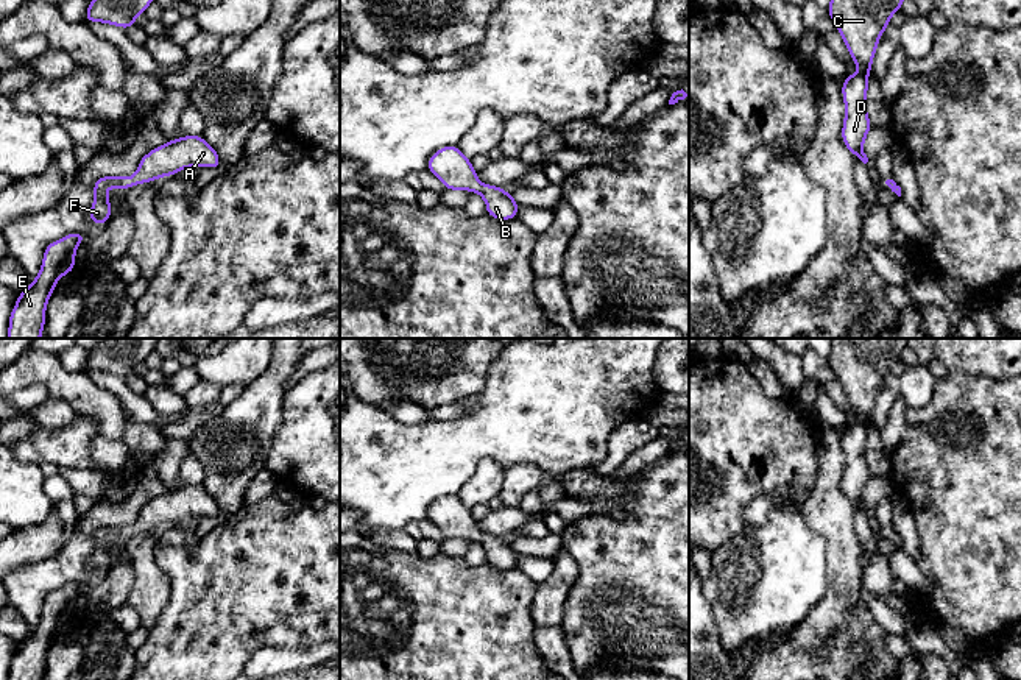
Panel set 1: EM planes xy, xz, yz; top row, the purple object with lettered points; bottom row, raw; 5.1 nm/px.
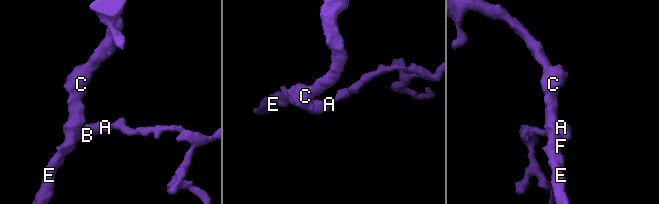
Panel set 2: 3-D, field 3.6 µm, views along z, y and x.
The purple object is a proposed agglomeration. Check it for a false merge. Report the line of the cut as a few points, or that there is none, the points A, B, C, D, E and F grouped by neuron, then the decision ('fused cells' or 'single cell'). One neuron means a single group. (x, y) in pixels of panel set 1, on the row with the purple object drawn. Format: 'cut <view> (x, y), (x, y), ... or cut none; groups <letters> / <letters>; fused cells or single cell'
cut none; groups A B C D E F; single cell

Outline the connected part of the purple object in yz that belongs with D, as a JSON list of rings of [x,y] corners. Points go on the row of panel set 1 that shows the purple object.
[[[831,0],[829,19],[851,55],[853,62],[862,70],[851,73],[842,84],[843,103],[846,108],[842,140],[845,147],[864,164],[868,162],[864,153],[864,140],[871,131],[867,114],[867,89],[871,62],[890,17],[901,11],[903,0]]]

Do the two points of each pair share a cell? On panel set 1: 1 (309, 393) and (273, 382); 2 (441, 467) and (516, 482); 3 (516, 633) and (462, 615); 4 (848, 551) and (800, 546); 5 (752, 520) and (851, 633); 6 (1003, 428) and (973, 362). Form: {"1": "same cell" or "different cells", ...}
{"1": "different cells", "2": "different cells", "3": "same cell", "4": "different cells", "5": "different cells", "6": "different cells"}

